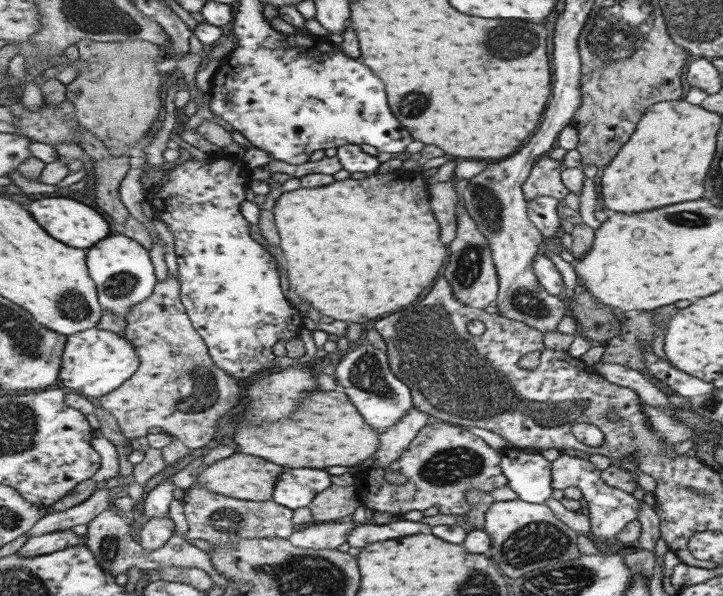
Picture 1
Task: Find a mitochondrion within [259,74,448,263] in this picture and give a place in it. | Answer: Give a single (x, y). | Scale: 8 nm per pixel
(411, 104)

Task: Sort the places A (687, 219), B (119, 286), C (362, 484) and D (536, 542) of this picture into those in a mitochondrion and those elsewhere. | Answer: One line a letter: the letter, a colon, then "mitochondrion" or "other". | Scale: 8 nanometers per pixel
A: mitochondrion
B: mitochondrion
C: other
D: mitochondrion

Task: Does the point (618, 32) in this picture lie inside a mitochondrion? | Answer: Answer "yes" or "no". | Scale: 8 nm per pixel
yes

